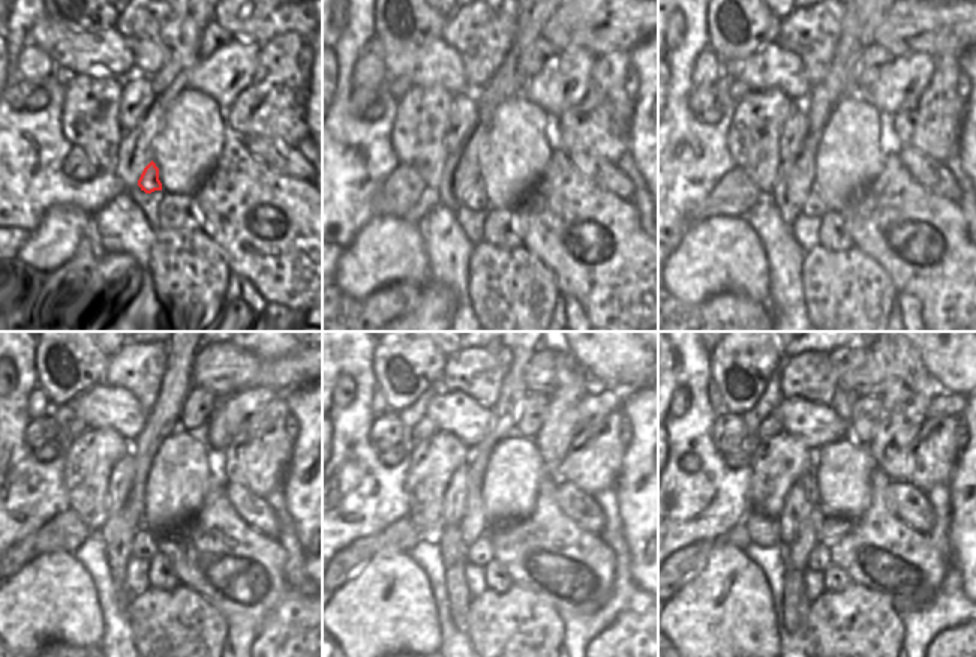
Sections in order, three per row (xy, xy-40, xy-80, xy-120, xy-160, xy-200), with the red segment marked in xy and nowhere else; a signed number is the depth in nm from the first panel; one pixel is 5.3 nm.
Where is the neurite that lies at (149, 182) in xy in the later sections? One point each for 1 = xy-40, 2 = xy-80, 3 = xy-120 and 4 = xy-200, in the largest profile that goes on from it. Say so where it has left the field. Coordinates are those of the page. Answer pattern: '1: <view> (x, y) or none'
1: xy-40 (477, 201)
2: xy-80 (814, 206)
3: xy-120 (144, 546)
4: xy-200 (819, 558)

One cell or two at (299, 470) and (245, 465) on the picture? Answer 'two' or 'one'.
two

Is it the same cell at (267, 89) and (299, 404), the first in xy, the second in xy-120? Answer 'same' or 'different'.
different

